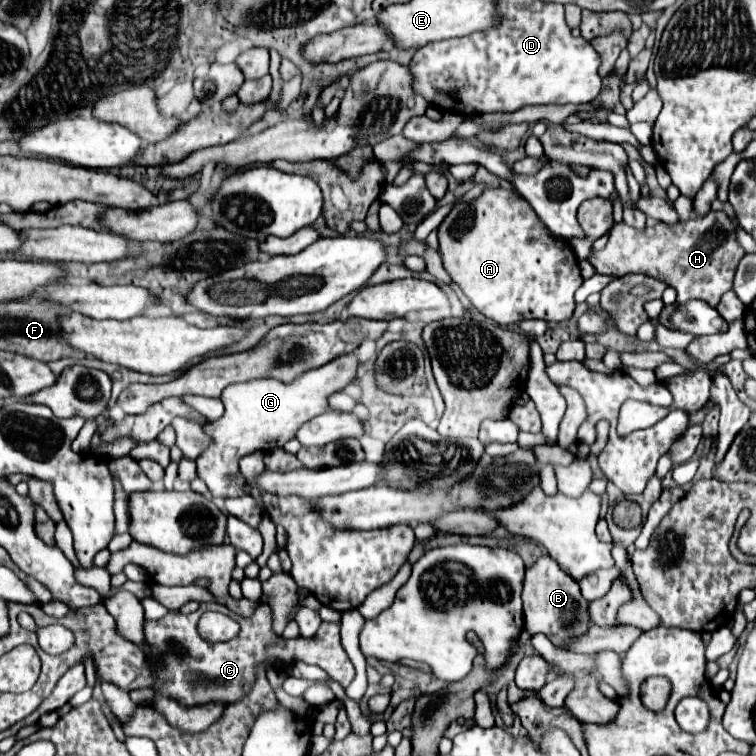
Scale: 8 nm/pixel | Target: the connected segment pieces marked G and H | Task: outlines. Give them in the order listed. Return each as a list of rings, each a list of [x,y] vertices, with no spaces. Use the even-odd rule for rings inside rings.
[[[350,353],[300,375],[292,383],[282,383],[276,379],[256,379],[228,385],[222,393],[226,395],[226,413],[218,421],[212,421],[204,427],[204,431],[212,437],[212,445],[196,459],[198,477],[208,485],[214,497],[238,497],[238,493],[242,493],[240,481],[228,481],[226,475],[240,477],[240,457],[252,451],[272,451],[294,439],[304,421],[310,421],[312,417],[322,415],[330,409],[328,397],[350,385],[356,379],[356,369],[358,359],[354,353]]]
[[[710,211],[708,215],[690,219],[682,225],[658,223],[642,231],[624,225],[622,221],[610,229],[608,245],[602,251],[592,251],[588,261],[598,273],[608,273],[614,277],[628,273],[646,273],[674,287],[678,291],[678,301],[664,307],[660,313],[660,323],[672,329],[668,313],[672,313],[676,305],[690,299],[702,299],[716,307],[720,297],[732,289],[736,265],[744,255],[744,249],[736,241],[736,227],[736,221],[728,219],[724,211]]]

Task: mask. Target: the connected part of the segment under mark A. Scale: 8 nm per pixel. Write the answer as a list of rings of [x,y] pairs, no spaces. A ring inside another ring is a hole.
[[[486,189],[478,199],[462,205],[448,213],[448,227],[440,227],[440,243],[448,245],[448,275],[472,305],[504,327],[522,319],[542,319],[548,323],[570,319],[576,307],[574,293],[584,279],[568,241],[548,233],[530,205],[512,189]]]

